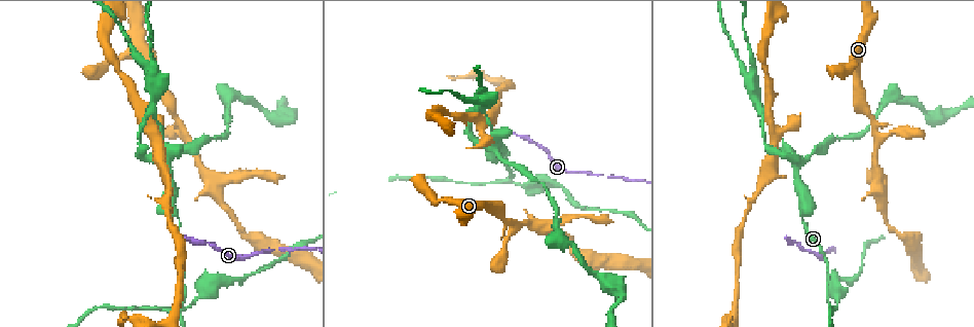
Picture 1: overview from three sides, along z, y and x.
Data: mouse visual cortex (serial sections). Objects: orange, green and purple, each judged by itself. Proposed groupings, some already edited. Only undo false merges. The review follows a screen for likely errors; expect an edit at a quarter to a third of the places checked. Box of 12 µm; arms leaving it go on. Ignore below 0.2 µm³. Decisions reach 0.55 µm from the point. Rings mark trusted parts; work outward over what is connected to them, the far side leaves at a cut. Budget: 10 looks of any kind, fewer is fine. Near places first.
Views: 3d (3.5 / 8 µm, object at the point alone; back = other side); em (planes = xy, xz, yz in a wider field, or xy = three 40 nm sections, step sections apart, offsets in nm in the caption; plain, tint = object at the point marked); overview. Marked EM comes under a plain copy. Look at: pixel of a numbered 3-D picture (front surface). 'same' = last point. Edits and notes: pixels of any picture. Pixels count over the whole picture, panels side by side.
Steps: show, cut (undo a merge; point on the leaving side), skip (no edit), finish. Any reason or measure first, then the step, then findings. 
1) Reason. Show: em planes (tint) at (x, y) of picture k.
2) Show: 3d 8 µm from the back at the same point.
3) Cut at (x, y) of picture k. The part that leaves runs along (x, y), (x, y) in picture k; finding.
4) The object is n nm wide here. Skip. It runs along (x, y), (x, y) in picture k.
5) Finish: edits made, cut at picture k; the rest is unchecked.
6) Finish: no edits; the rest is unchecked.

A narrow waist. Show: 3d 8 µm from the back at (236, 227) of picture 1.

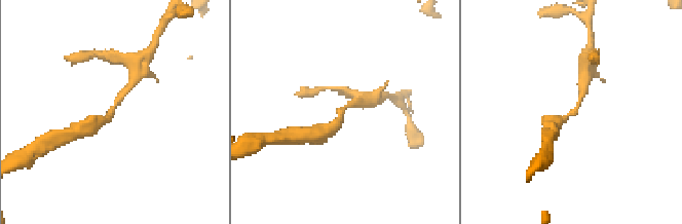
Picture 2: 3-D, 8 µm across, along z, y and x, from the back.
Closer look. Show: 3d 3.5 µm at (576, 108) of picture 2.

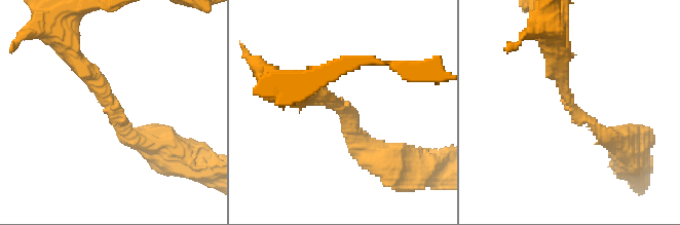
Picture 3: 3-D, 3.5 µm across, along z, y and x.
The arms are 250, 300 nm wide; need the tissue. Show: em xy step 5 (tint) at (340, 112) of picture 3.

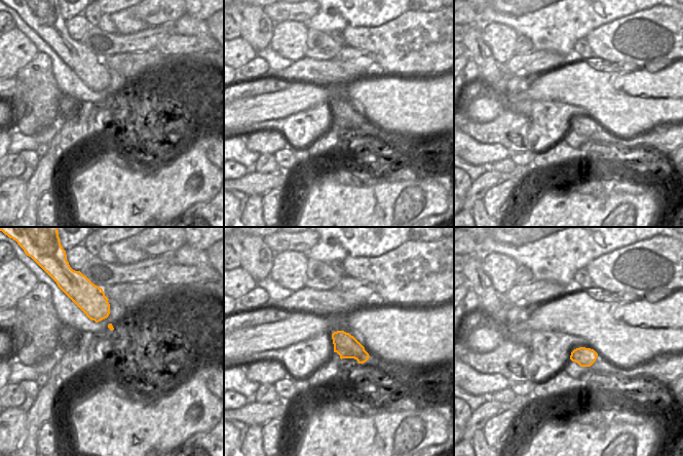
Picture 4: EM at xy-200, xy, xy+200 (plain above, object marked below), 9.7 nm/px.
The object is 220 nm wide here. Skip. It runs along (73, 57), (120, 129), (146, 139) in picture 3; continuous, no second cell.

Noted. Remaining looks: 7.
Four or more arms meet. Show: 3d 3.5 µm from the back at (183, 302) of picture 1.

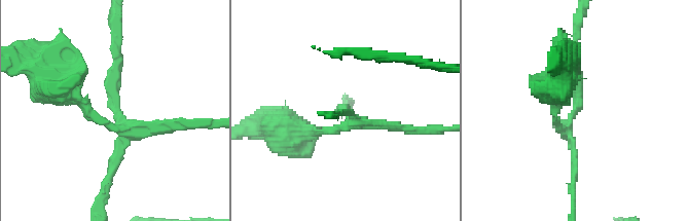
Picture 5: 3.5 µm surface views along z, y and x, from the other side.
4 arms meet here; the arms are 100, 150, 150, 150 nm wide; need the tissue. Show: em xy step 2 (tint) at (119, 111) of picture 5.

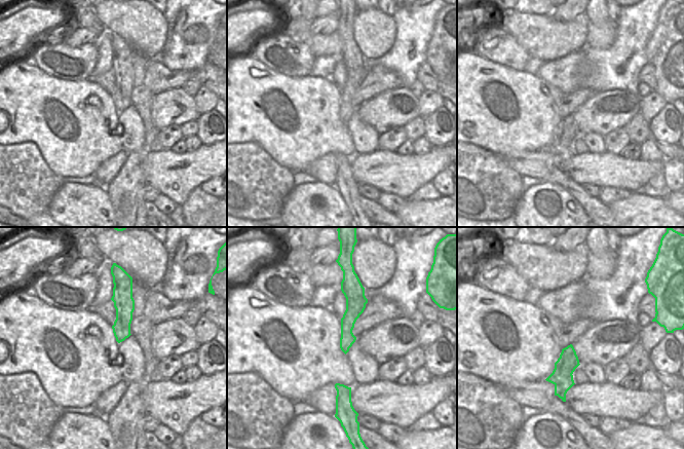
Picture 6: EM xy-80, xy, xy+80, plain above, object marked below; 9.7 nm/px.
The object is 140 nm wide here. Cut at (156, 123) of picture 5. The part that leaves runs along (117, 127), (41, 74) in picture 5; a second cell is stuck on.

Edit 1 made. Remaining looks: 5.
Show: overview.

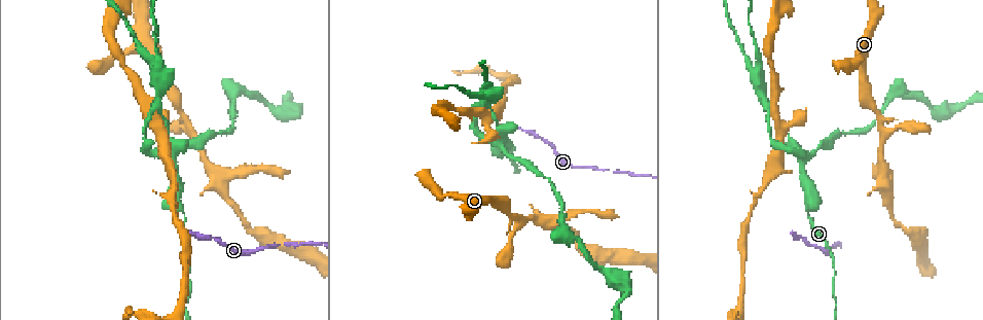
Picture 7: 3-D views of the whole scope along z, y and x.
Branch point. Show: 3d 3.5 µm at (501, 141) of picture 7.

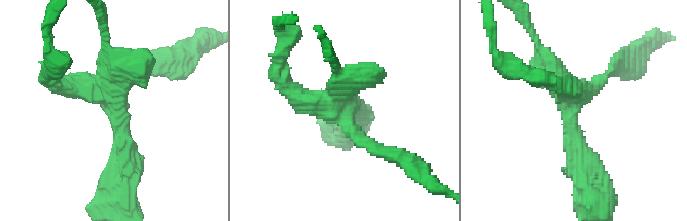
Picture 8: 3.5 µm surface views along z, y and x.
Show: em xy step 5 (tint) at (573, 104) of picture 8.

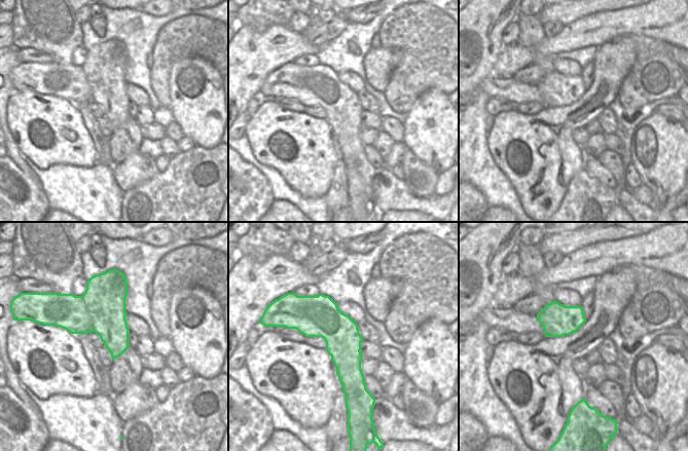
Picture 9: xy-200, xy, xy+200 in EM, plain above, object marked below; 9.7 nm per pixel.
Cut at (340, 76) of picture 8. A second cell is stuck on.

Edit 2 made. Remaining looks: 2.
Thin neck. Show: 3d 3.5 µm from the back at (843, 134) of picture 7.

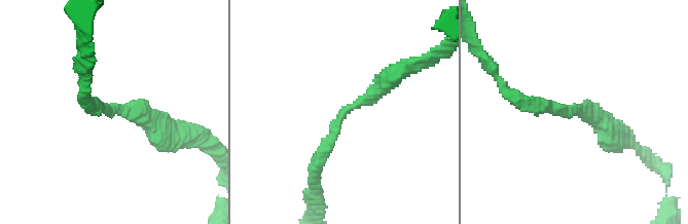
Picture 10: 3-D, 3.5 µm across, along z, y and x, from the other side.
The arms are 200, 300 nm wide; shape alone is not enough. Show: em xy step 3 (tint) at (574, 109) of picture 10.

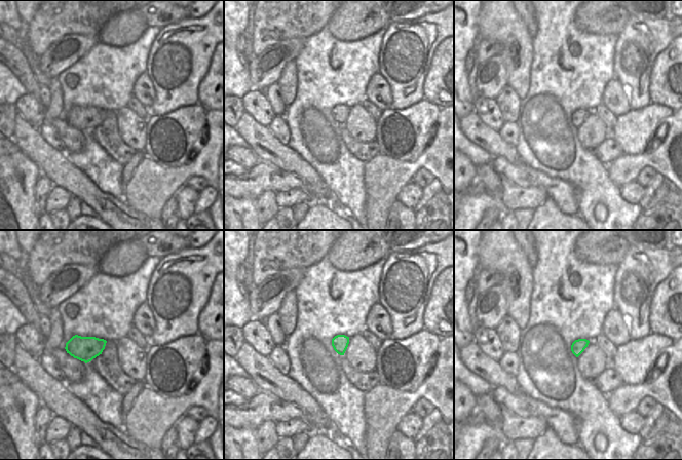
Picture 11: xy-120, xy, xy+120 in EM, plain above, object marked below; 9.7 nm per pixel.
Skip. It runs along (396, 73), (338, 117), (314, 171) in picture 10; continuous, no second cell.

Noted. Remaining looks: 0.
Finish: edits made, cut at picture 5, cut at picture 8; the rest is unchecked.

